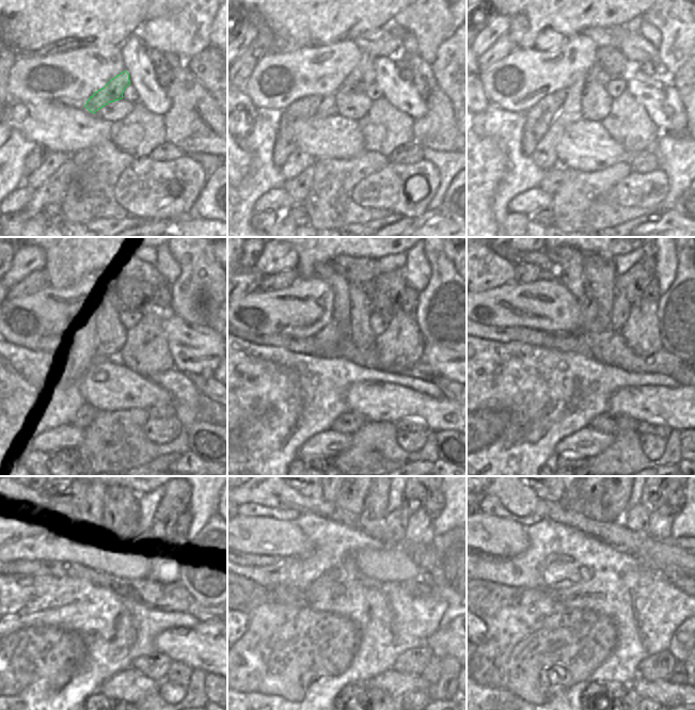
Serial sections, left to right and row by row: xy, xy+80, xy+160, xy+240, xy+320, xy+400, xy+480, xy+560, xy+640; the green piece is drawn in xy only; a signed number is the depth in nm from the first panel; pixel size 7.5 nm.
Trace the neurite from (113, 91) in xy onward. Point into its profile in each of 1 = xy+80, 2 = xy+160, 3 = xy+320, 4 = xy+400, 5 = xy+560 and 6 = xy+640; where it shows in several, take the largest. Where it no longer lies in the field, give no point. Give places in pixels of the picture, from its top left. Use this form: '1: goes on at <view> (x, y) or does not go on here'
1: goes on at xy+80 (363, 76)
2: goes on at xy+160 (610, 63)
3: goes on at xy+320 (384, 290)
4: goes on at xy+400 (630, 285)
5: goes on at xy+560 (414, 498)
6: goes on at xy+640 (652, 498)

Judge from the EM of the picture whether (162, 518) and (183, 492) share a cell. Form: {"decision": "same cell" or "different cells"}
{"decision": "same cell"}

